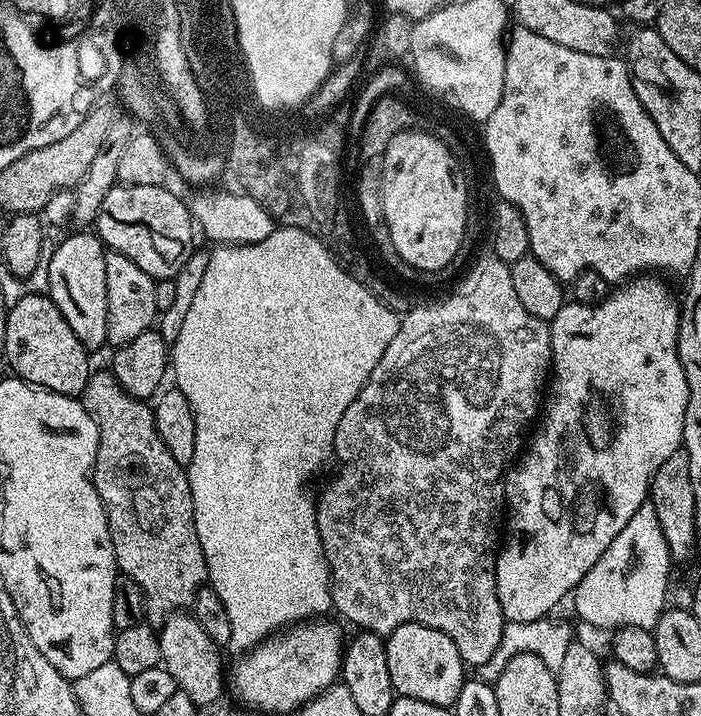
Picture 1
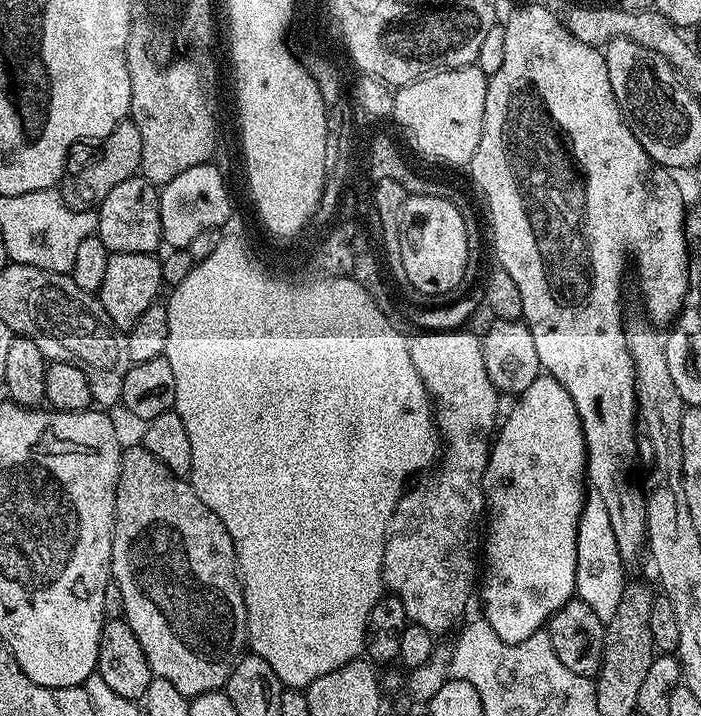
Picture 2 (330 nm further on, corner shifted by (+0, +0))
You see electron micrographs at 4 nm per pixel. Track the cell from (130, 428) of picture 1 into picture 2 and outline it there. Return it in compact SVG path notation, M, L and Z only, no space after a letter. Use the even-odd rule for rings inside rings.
M143 446L125 447L120 453L111 579L122 592L123 619L134 630L153 676L166 678L189 698L223 689L232 665L240 659L248 642L244 587L240 584L234 542L226 526L222 526L222 518L196 496L191 483L166 470Z

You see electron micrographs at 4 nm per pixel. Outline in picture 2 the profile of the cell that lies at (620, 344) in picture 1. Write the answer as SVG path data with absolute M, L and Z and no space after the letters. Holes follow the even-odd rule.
M541 374L525 392L519 393L516 405L508 417L503 417L498 431L490 444L488 465L484 471L484 498L486 501L486 535L482 540L482 587L478 596L484 599L483 619L488 620L491 629L498 634L506 644L520 643L541 631L548 620L567 600L573 599L576 590L576 532L580 529L584 508L584 488L586 492L586 449L584 446L584 431L578 418L578 410L566 394L566 390L557 380L547 374Z

